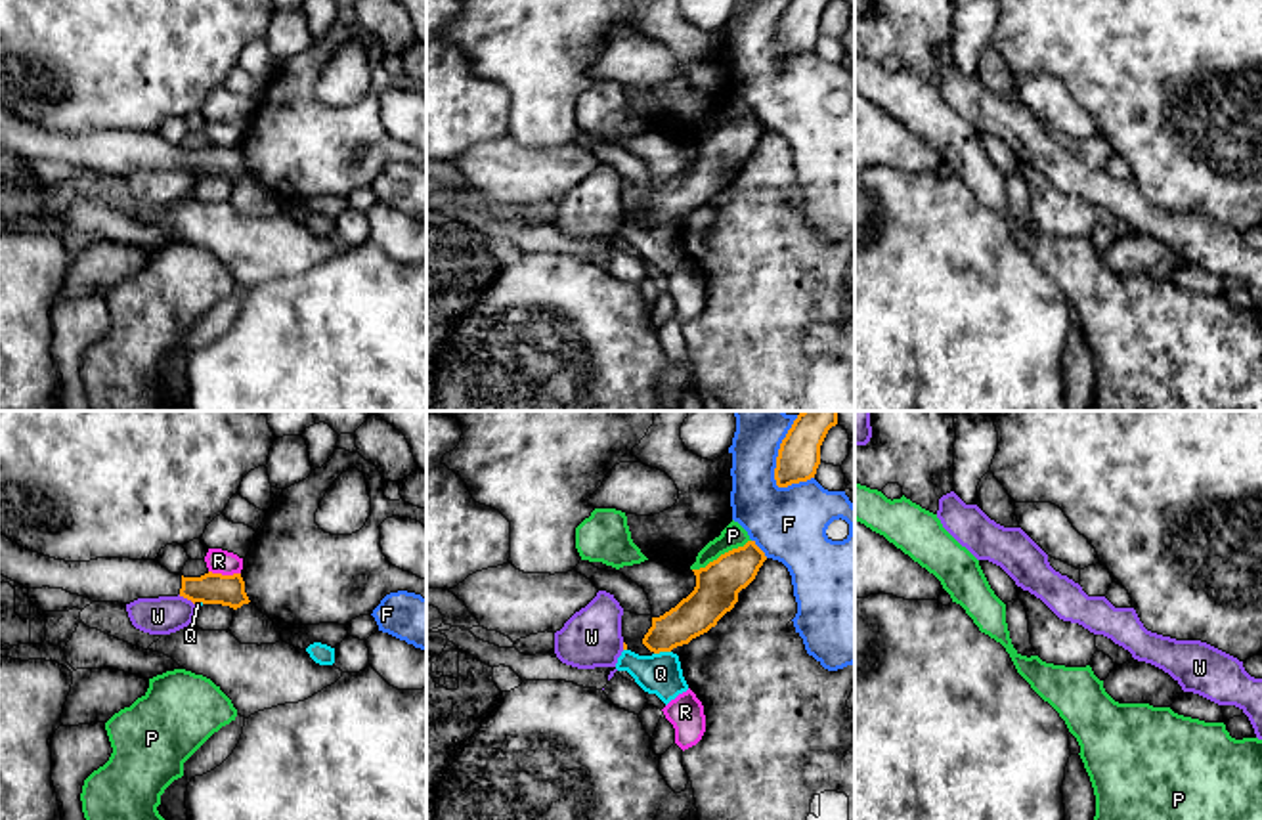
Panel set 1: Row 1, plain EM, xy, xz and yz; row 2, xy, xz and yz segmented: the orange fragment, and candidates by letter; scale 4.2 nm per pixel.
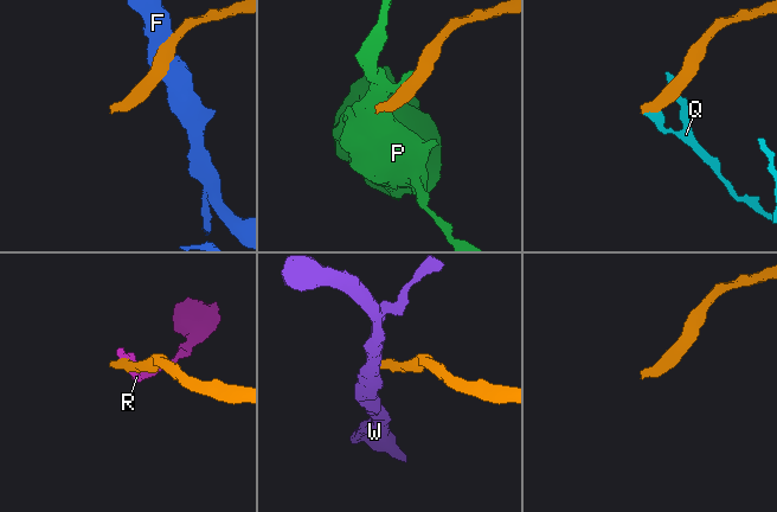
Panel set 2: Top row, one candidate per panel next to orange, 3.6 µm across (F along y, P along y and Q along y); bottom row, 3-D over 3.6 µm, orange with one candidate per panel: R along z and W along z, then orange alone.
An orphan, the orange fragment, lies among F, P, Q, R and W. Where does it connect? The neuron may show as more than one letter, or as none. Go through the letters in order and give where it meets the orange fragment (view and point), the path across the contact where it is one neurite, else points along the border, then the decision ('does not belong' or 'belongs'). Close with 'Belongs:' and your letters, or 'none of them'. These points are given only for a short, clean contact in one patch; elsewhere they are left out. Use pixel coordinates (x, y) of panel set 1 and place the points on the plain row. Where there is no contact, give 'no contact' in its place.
F: meets orange in xz at (777, 31); does not belong
P: meets orange in xz at (721, 127); border along xz (750, 111), (693, 142); does not belong
Q: meets orange in xz at (662, 222); border along xz (670, 222), (654, 226); does not belong
R: meets orange in xy at (224, 148); border along xy (209, 142), (239, 146); does not belong
W: meets orange in xy at (186, 169); border along xy (178, 167), (194, 176); does not belong
Belongs: none of them

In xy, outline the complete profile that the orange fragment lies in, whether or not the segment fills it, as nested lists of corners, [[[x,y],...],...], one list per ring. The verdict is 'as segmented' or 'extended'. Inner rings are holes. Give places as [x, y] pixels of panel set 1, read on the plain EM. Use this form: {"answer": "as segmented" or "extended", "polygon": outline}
{"answer": "extended", "polygon": [[[0,105],[0,147],[25,161],[63,161],[92,174],[130,176],[138,170],[184,168],[193,176],[222,176],[233,182],[249,176],[241,145],[184,149],[157,132],[98,130],[55,132],[19,119]]]}

